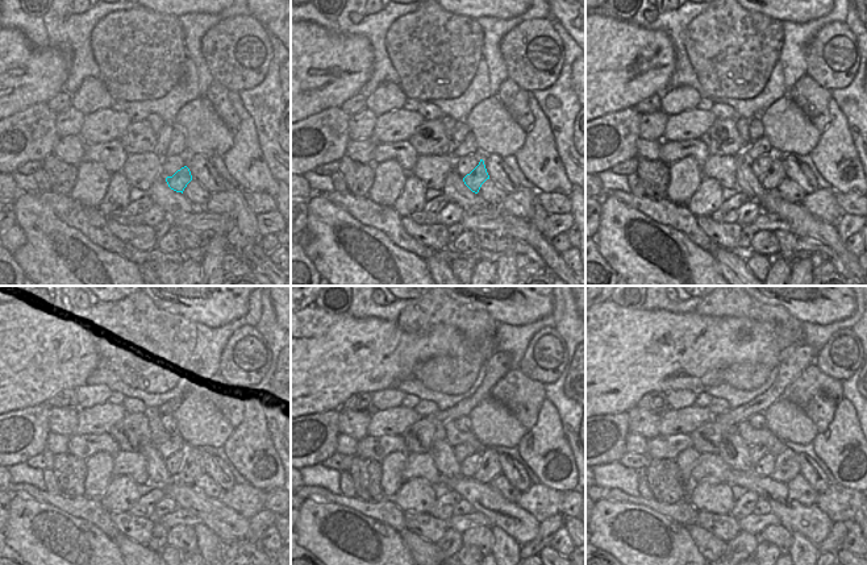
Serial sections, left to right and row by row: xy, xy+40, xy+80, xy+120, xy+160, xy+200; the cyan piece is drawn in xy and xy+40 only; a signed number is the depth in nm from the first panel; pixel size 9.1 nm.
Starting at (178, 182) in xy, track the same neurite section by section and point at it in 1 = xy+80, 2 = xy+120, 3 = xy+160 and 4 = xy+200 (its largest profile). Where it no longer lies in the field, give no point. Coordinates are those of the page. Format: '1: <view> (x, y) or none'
1: xy+80 (776, 173)
2: xy+120 (191, 468)
3: xy+160 (488, 468)
4: xy+200 (787, 466)

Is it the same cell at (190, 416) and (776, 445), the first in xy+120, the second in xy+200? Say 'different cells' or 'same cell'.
different cells

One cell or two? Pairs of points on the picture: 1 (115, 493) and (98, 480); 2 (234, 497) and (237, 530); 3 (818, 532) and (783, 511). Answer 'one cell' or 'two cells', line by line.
1: two cells
2: two cells
3: one cell

